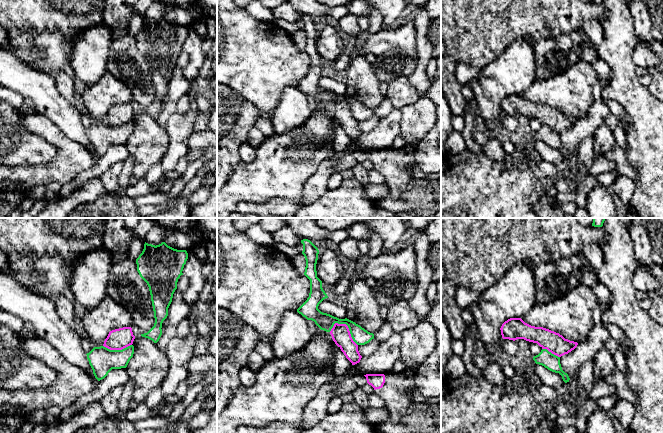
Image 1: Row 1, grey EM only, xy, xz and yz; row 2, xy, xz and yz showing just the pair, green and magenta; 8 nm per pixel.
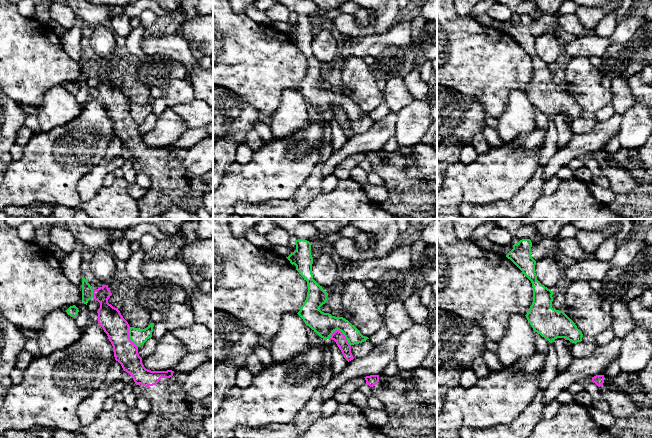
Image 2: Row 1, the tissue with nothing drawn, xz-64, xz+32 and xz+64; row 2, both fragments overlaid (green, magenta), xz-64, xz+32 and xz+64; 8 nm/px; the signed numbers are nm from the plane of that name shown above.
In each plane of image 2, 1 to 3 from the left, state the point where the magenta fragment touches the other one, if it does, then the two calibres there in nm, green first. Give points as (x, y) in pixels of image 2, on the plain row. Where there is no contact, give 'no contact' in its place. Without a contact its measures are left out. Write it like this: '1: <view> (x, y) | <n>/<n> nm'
1: xz-64 (129, 112) | 130/190 nm
2: xz+32 (341, 107) | 190/90 nm
3: xz+64 (566, 114) | 240/20 nm

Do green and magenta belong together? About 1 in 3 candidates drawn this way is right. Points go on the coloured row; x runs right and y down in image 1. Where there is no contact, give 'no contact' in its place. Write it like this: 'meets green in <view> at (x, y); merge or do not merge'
meets green in xz at (349, 329); do not merge

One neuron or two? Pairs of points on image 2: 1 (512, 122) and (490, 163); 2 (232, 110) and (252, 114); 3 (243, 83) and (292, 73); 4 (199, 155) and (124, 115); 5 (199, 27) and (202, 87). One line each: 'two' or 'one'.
1: two
2: one
3: one
4: two
5: two

